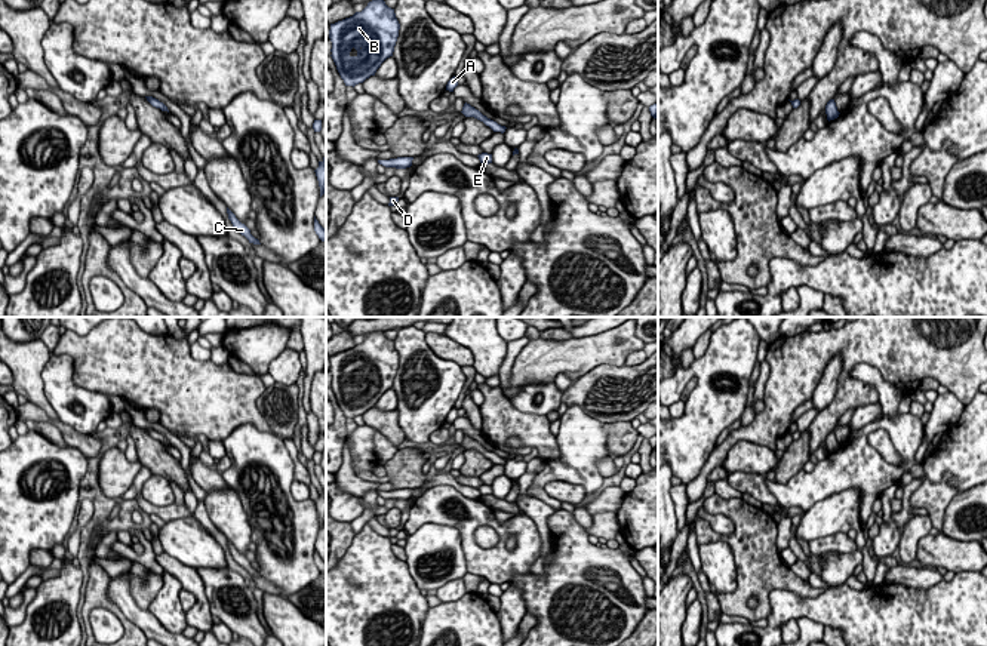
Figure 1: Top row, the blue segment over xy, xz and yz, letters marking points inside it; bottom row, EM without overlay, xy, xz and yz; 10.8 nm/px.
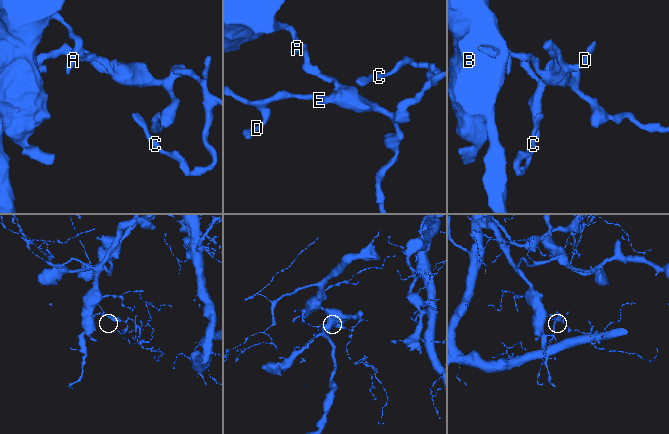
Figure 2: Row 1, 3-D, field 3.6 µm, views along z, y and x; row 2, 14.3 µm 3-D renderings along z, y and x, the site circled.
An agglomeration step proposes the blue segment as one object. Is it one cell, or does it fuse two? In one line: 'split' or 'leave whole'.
leave whole

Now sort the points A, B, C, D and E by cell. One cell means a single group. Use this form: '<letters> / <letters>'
A B C D E

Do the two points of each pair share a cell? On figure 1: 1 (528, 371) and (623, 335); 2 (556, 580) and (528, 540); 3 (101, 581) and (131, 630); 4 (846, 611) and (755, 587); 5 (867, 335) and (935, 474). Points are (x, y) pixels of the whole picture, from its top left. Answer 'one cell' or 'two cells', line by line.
1: one cell
2: two cells
3: one cell
4: two cells
5: two cells

